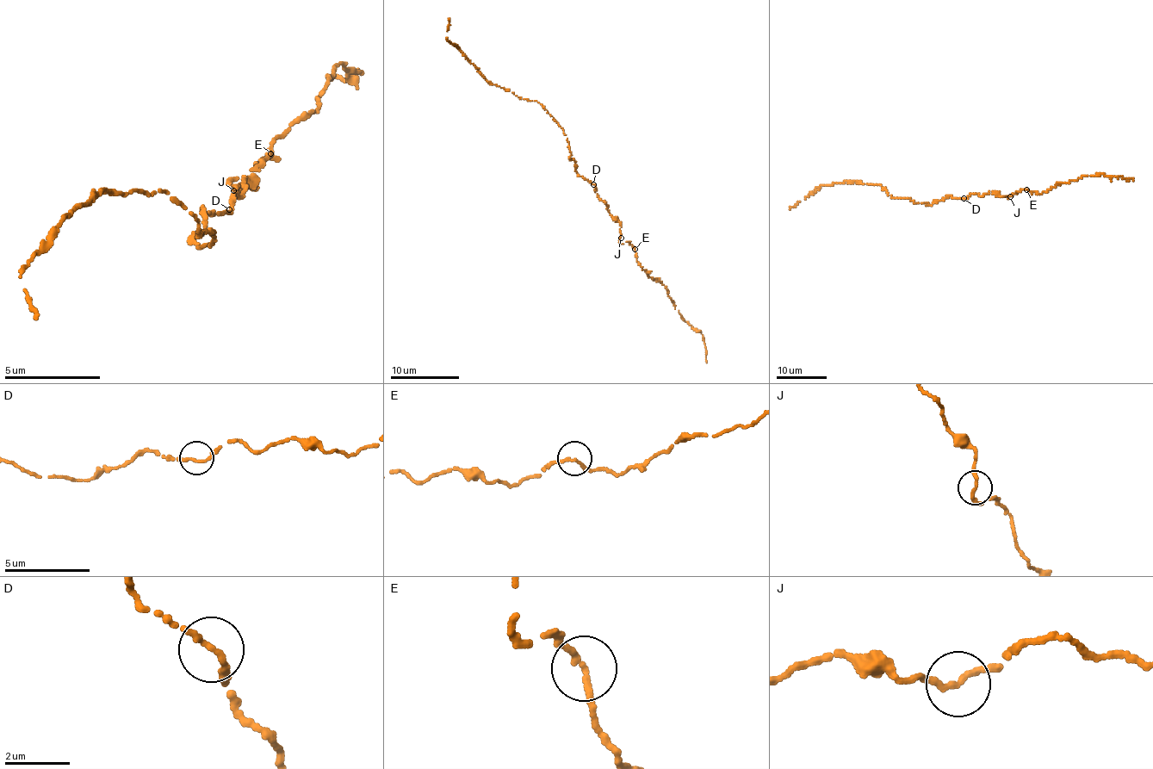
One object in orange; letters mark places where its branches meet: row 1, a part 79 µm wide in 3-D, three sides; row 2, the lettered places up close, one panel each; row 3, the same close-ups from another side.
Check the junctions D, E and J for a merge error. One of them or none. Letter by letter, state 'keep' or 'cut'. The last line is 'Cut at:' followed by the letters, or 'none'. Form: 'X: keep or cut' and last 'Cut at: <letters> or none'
D: keep
E: keep
J: keep
Cut at: none

